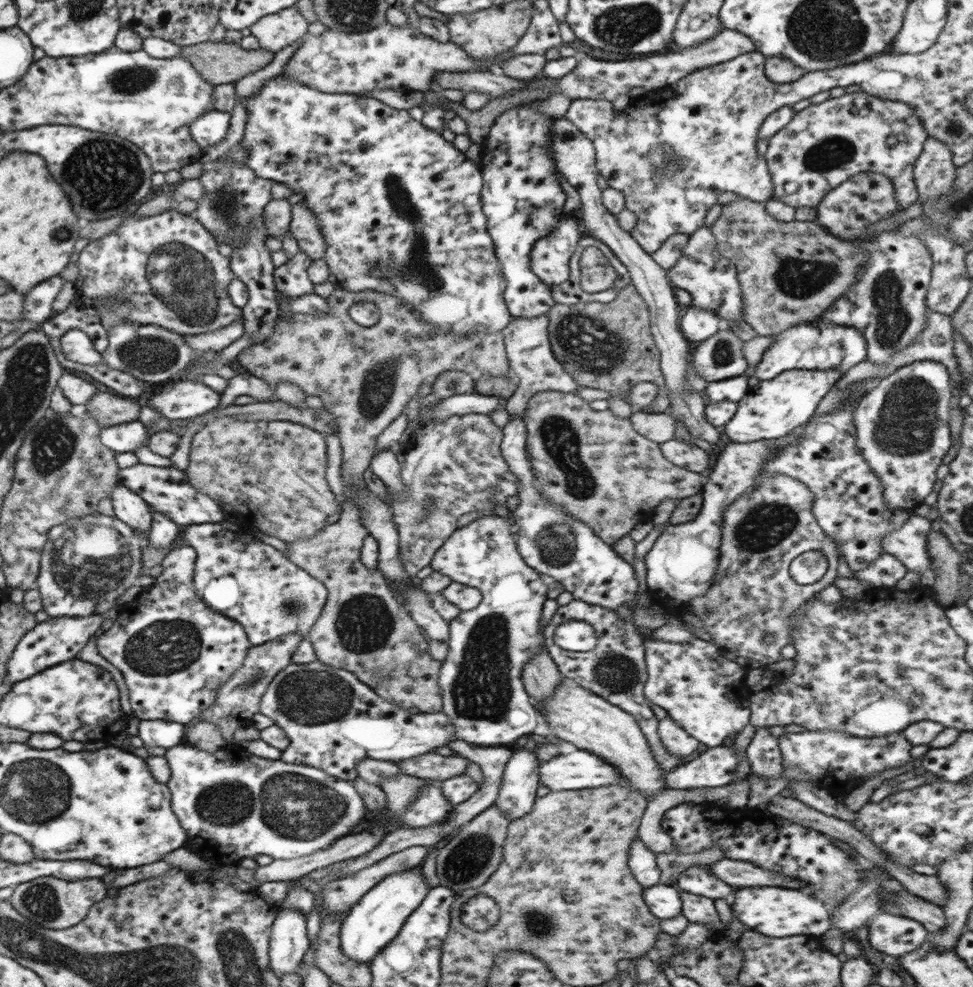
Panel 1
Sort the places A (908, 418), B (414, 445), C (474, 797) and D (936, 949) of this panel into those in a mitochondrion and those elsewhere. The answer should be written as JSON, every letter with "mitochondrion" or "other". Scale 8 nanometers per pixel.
{"A":"mitochondrion","B":"other","C":"other","D":"other"}

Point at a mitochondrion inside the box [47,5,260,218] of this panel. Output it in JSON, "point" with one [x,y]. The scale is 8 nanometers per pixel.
{"point":[102,175]}

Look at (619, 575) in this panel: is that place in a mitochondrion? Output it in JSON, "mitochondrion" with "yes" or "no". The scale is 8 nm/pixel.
{"mitochondrion":"no"}

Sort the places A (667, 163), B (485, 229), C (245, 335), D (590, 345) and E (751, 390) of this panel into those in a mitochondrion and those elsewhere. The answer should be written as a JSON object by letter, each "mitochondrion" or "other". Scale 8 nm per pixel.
{"A":"mitochondrion","B":"other","C":"other","D":"mitochondrion","E":"other"}

